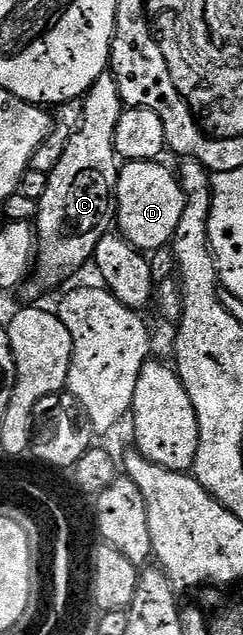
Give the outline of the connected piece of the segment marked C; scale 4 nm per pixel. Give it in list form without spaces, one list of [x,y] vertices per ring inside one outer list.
[[[111,73],[101,77],[83,95],[83,115],[73,140],[65,144],[65,156],[47,176],[45,196],[39,201],[39,211],[33,219],[37,235],[37,265],[33,270],[33,282],[43,290],[59,286],[74,270],[90,263],[97,244],[108,233],[113,222],[113,199],[119,179],[120,163],[115,152],[117,120],[125,109],[117,80]]]

